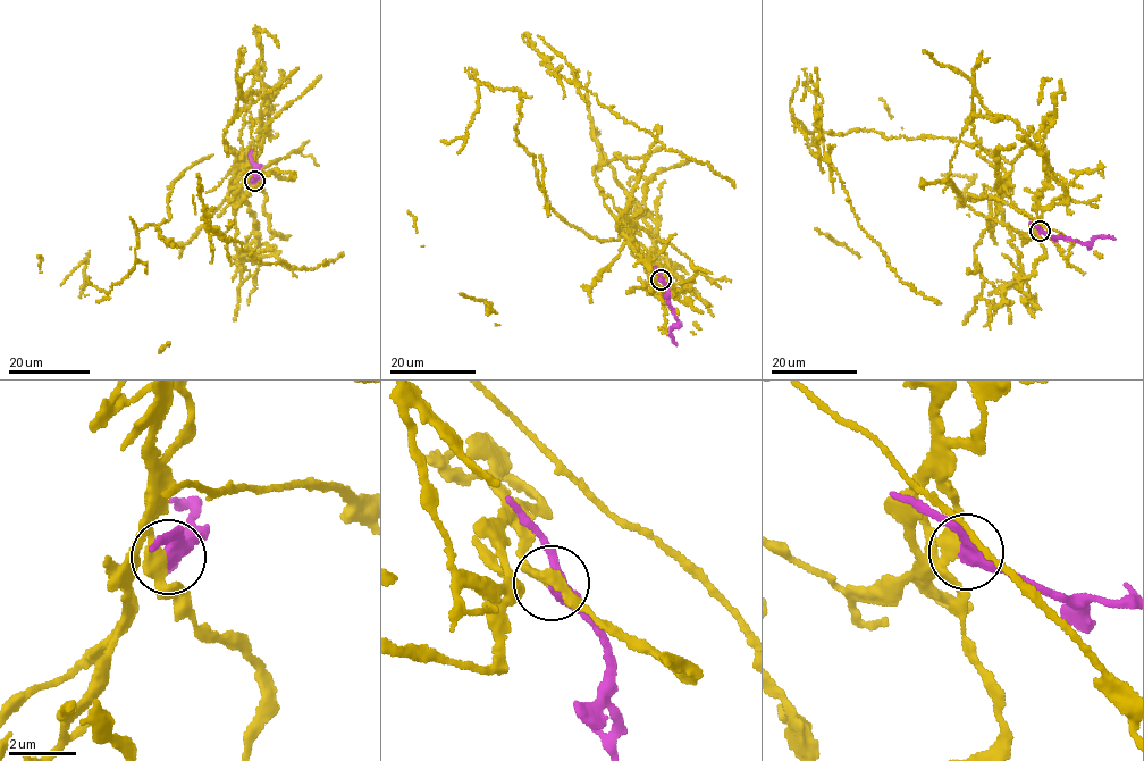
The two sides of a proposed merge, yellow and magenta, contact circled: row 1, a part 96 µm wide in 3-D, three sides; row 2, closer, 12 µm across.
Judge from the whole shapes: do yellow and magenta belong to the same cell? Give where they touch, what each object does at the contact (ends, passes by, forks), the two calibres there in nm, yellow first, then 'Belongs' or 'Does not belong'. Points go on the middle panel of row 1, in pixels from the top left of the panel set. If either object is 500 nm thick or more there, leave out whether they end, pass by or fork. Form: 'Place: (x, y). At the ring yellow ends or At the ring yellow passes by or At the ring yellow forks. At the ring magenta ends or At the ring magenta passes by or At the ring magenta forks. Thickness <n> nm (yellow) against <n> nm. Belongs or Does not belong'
Place: (661, 279). At the ring yellow passes by. At the ring magenta passes by. Thickness 280 nm (yellow) against 400 nm. Does not belong

